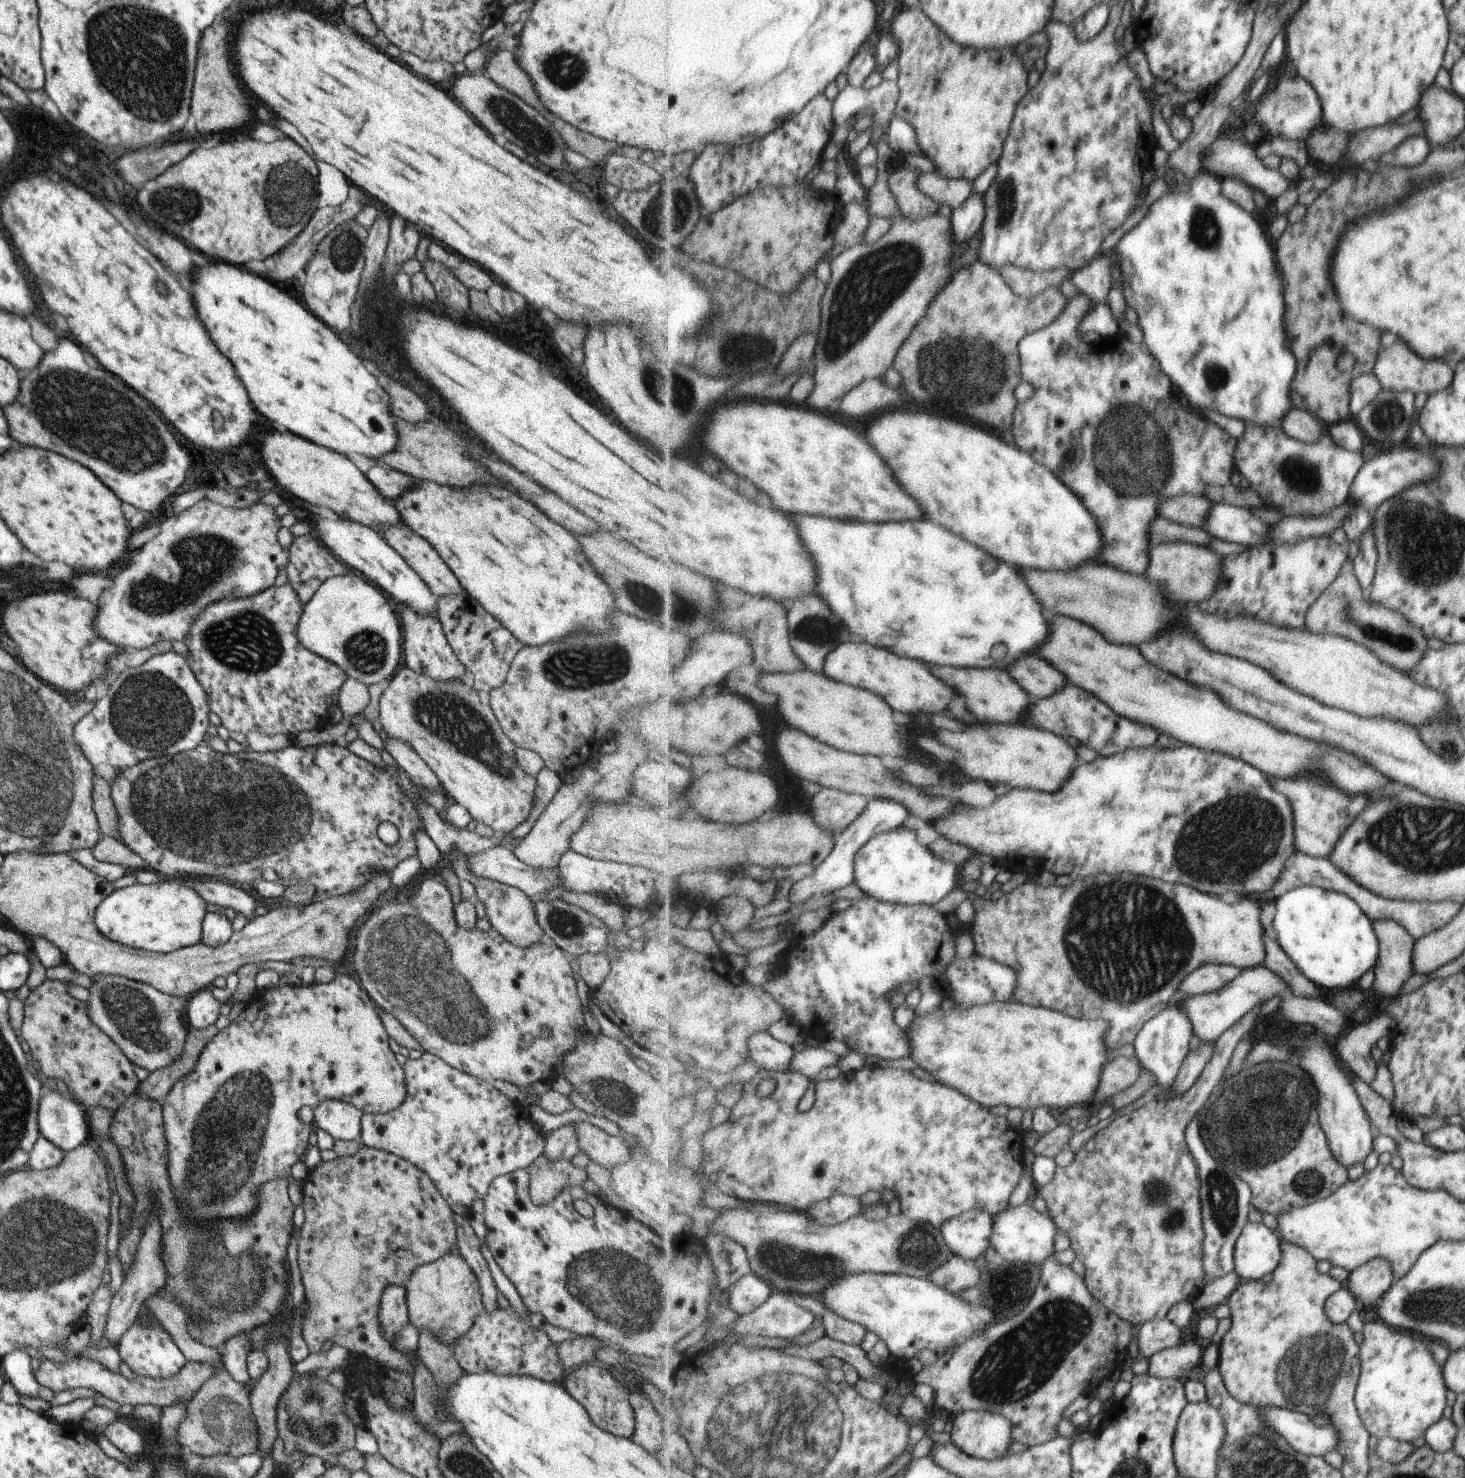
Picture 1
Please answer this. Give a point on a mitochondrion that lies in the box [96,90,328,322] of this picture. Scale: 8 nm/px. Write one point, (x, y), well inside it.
(288, 199)

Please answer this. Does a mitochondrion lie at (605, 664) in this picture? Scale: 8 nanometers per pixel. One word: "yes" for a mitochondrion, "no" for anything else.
yes

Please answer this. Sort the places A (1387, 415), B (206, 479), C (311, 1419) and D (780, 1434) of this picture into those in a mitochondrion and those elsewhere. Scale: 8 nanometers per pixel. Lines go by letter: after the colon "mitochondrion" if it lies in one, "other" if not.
A: mitochondrion
B: other
C: mitochondrion
D: mitochondrion

